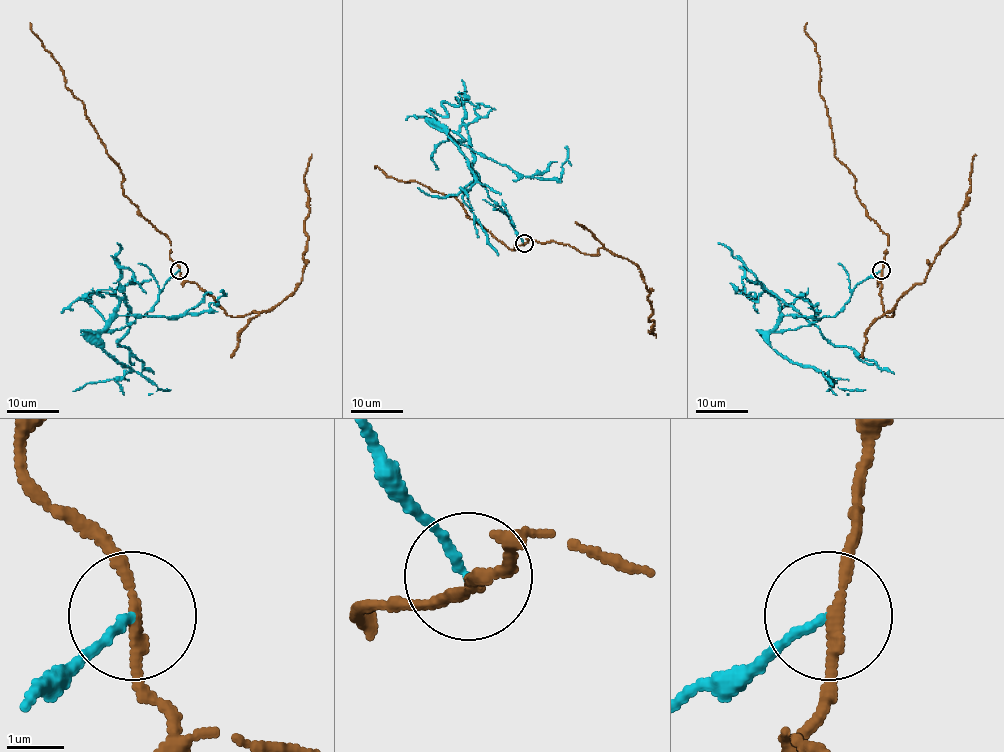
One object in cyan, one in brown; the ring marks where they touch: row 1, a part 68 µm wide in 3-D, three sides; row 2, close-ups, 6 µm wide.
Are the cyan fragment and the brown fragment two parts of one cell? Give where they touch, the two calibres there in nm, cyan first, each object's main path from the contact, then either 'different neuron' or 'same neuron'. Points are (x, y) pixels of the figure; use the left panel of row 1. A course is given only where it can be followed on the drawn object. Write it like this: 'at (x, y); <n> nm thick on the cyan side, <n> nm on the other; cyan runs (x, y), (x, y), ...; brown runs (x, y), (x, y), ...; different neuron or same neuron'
at (179, 270); 130 nm thick on the cyan side, 170 nm on the other; cyan runs (180, 270), (143, 317), (129, 323), (124, 300), (116, 313), (203, 313), (212, 302), (216, 305), (221, 289); brown runs (180, 270), (232, 317), (267, 311), (286, 298), (305, 265), (303, 175), (311, 154); different neuron

